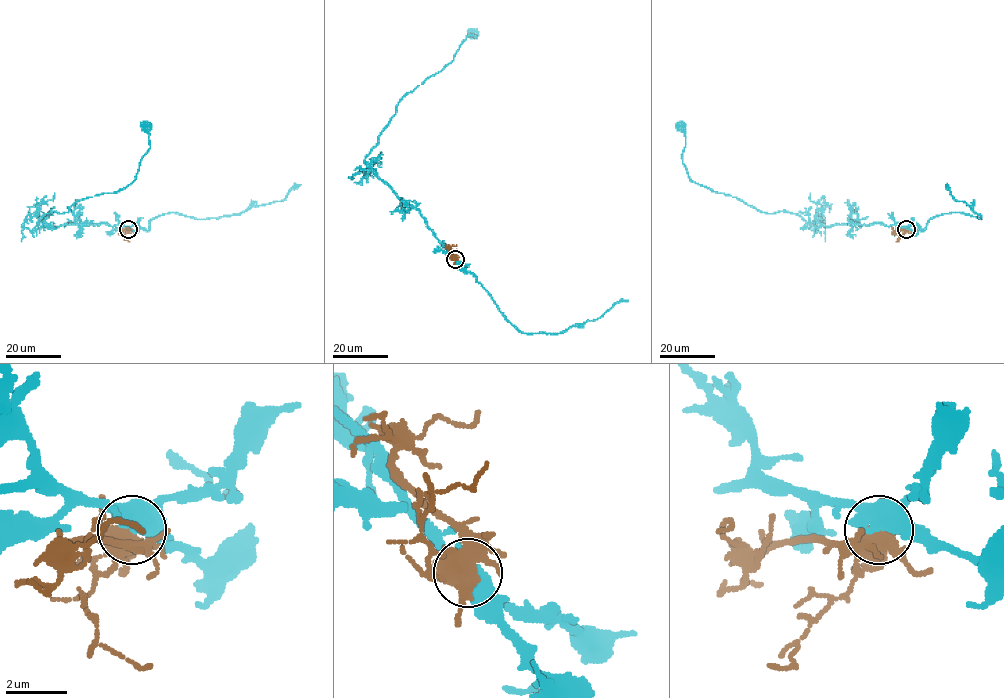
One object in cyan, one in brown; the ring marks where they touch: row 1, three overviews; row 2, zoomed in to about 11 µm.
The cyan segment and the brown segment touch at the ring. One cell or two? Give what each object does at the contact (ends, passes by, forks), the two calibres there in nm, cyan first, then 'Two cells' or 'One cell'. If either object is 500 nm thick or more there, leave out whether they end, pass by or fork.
Thickness 550 nm (cyan) against 460 nm. Two cells

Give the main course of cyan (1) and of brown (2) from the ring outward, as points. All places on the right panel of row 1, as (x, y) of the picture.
1: (906, 228), (873, 223), (807, 223), (790, 212), (762, 212), (693, 182), (681, 157), (685, 133), (681, 126)
2: (906, 228), (891, 229)

